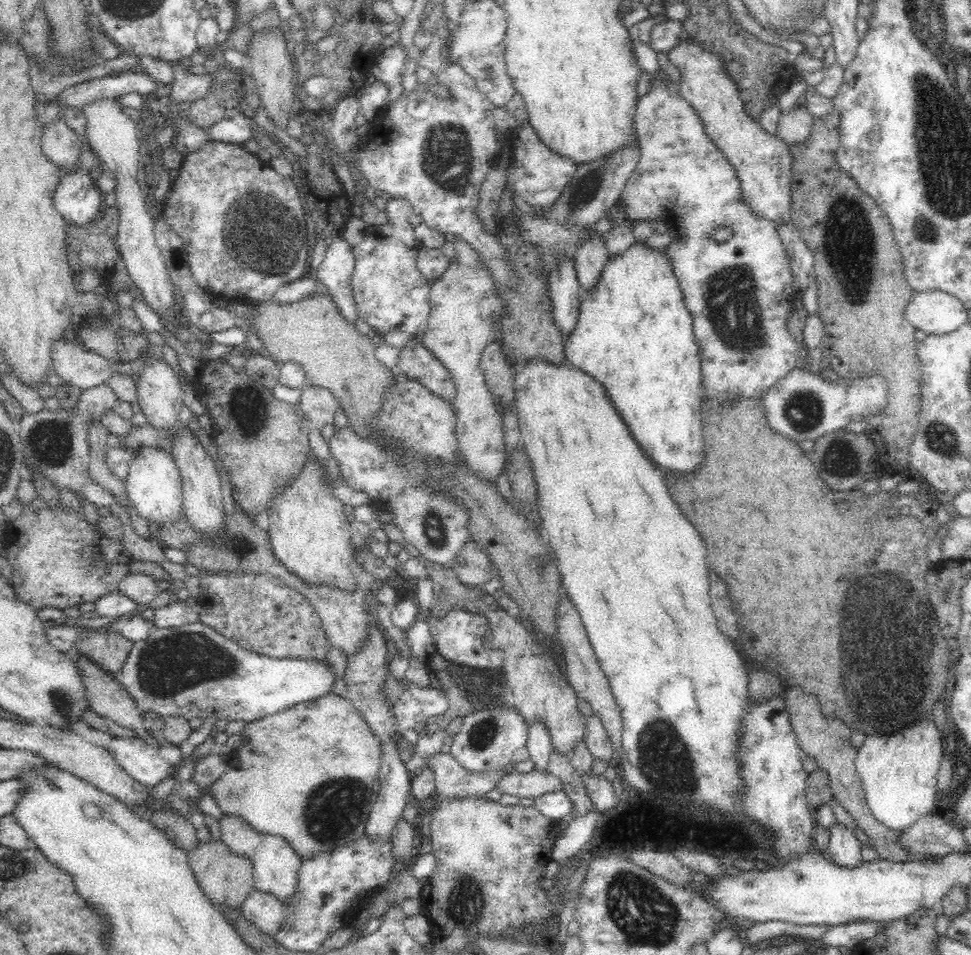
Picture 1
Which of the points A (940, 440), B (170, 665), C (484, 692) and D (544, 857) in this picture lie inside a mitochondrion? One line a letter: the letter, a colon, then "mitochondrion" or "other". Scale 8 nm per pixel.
A: mitochondrion
B: mitochondrion
C: mitochondrion
D: other

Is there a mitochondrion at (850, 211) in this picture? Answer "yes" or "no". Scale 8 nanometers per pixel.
yes

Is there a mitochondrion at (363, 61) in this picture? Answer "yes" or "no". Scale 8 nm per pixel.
no

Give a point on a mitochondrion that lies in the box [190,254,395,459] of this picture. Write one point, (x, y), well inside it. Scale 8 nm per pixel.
(246, 416)

